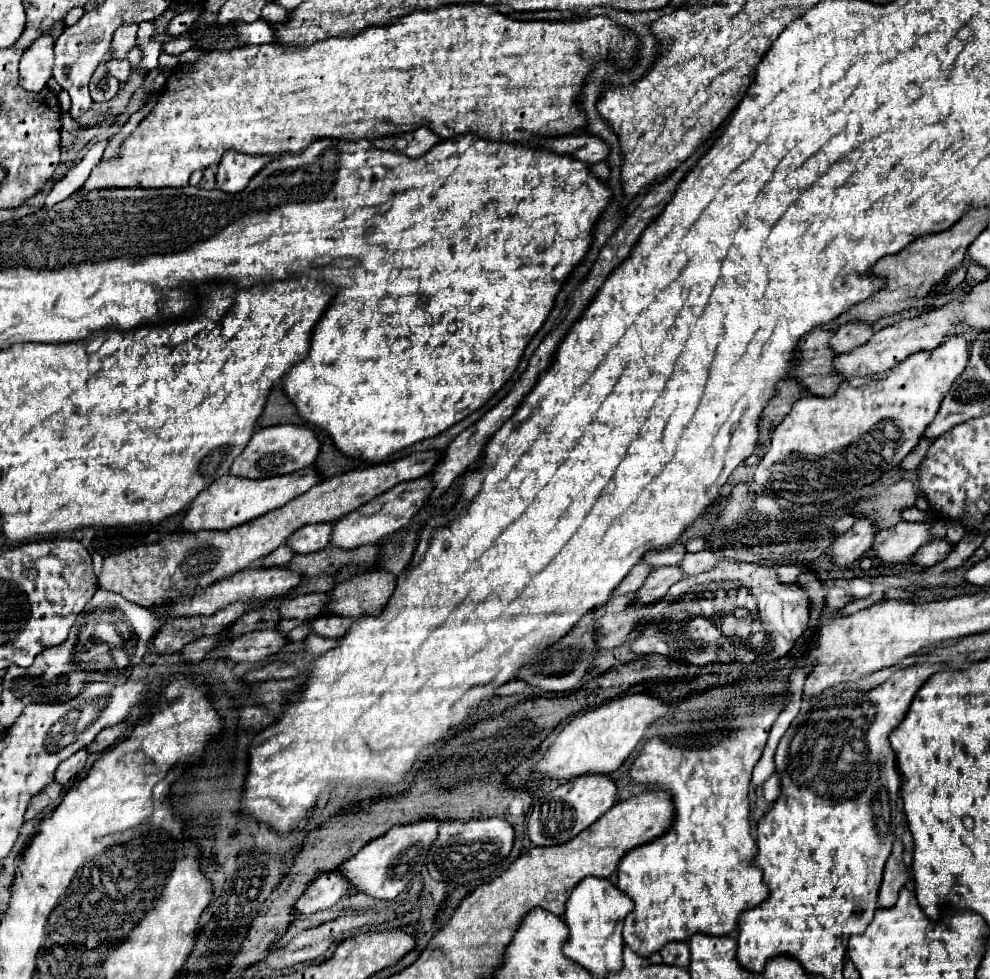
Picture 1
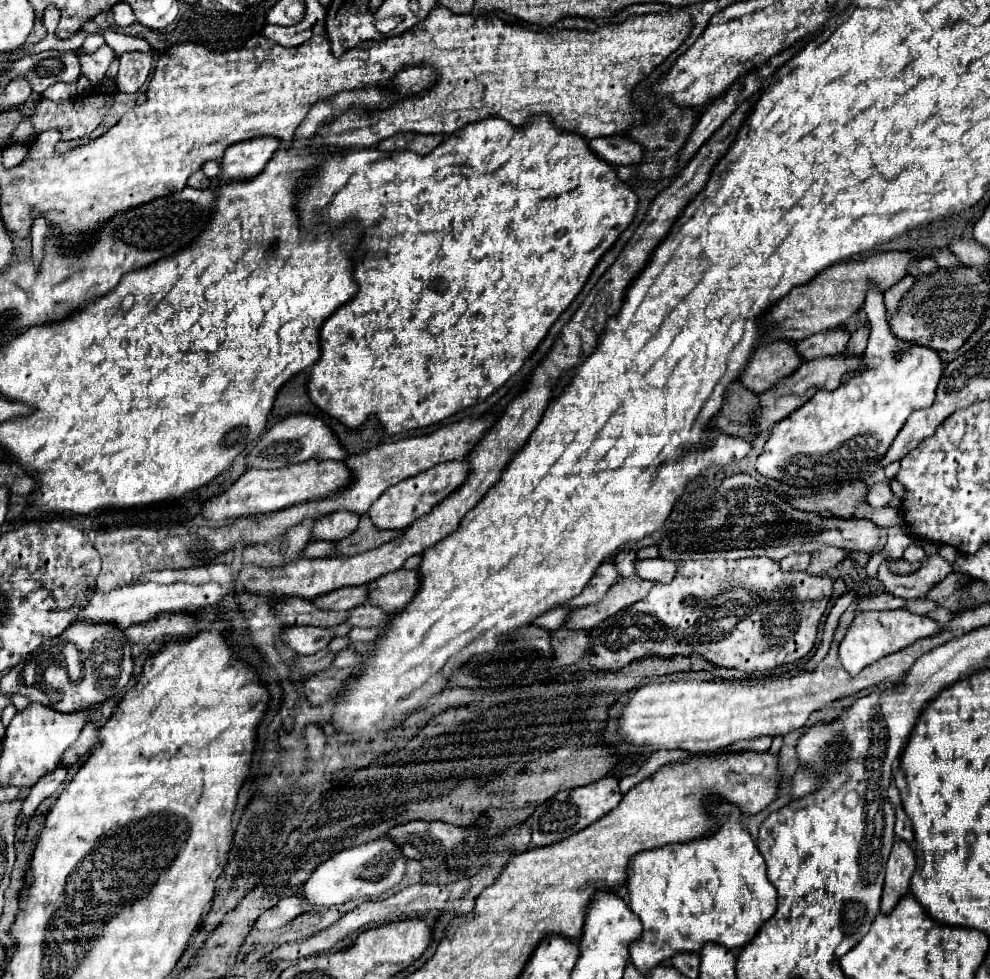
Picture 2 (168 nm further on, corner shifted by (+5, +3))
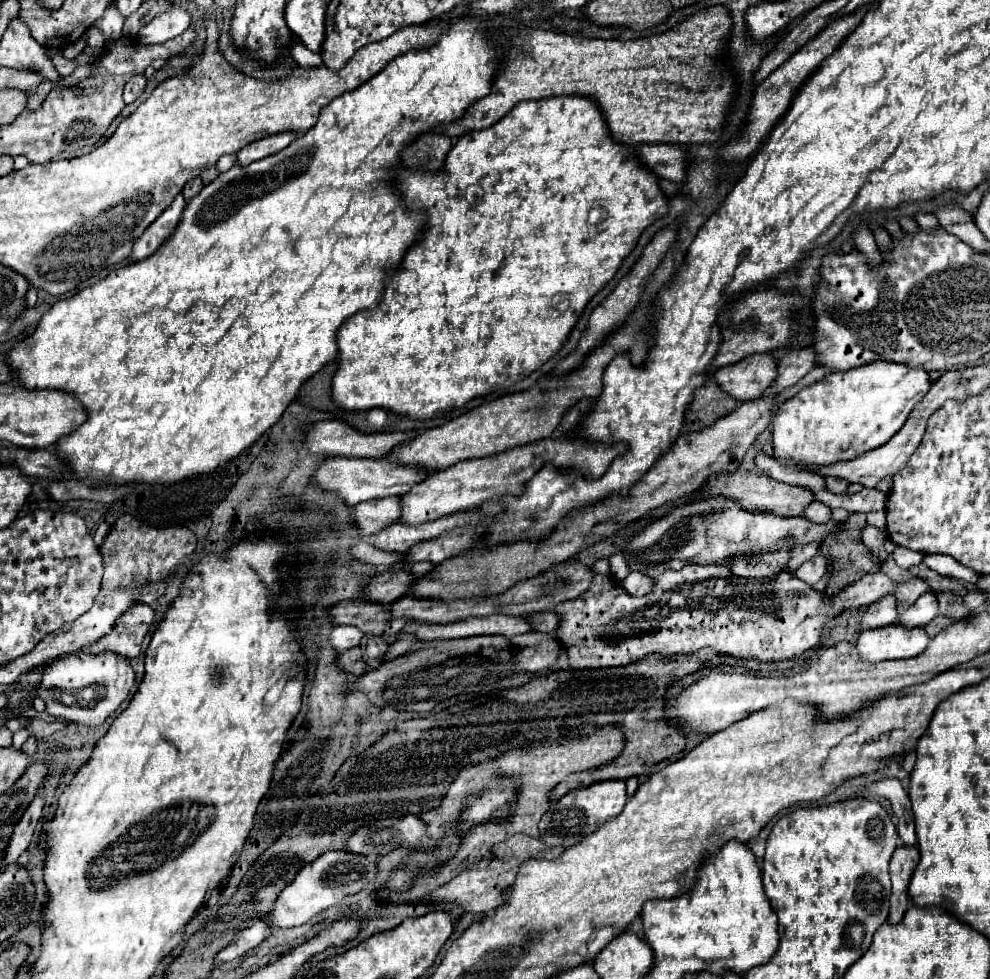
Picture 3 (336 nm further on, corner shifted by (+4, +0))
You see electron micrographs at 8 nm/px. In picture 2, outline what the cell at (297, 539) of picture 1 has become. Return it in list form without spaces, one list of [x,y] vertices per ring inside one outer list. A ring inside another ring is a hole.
[[[331,511],[315,523],[313,535],[323,541],[341,541],[357,531],[359,519],[361,515],[353,515],[353,511]]]

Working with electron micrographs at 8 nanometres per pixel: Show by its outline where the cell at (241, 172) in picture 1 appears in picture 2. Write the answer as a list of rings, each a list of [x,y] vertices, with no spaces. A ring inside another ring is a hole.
[[[269,137],[247,139],[231,145],[221,161],[221,183],[229,183],[235,179],[253,179],[261,173],[261,167],[265,167],[265,163],[279,147],[281,145],[277,143],[277,139]]]

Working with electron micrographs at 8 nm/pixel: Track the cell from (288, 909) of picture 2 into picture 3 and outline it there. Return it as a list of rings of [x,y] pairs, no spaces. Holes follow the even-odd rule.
[[[258,920],[254,926],[246,928],[246,930],[240,930],[234,940],[226,946],[226,950],[220,950],[218,952],[218,958],[216,962],[228,962],[228,960],[234,960],[238,956],[244,956],[248,950],[256,948],[262,940],[268,938],[268,930],[270,930],[270,922],[266,920]]]

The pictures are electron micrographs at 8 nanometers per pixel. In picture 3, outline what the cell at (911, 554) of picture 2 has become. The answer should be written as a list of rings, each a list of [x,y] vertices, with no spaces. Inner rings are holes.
[[[896,546],[896,550],[892,552],[892,556],[894,556],[894,560],[896,560],[896,564],[900,568],[912,568],[912,566],[920,564],[922,558],[924,558],[924,554],[914,552],[914,550],[908,550],[904,546]]]

